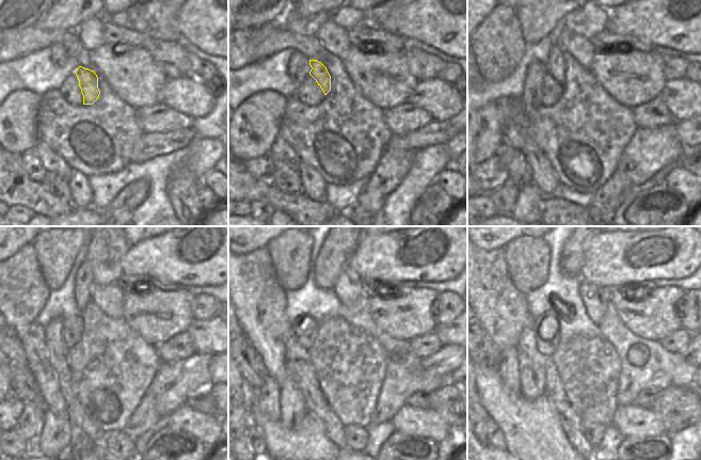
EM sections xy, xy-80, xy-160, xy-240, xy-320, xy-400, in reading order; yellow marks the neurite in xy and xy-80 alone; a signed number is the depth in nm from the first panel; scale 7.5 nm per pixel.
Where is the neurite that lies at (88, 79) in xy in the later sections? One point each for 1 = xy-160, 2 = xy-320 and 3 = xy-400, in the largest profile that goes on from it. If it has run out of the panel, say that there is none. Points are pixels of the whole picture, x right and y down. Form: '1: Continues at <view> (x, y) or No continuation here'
1: Continues at xy-160 (555, 67)
2: Continues at xy-320 (333, 256)
3: Continues at xy-400 (572, 258)

